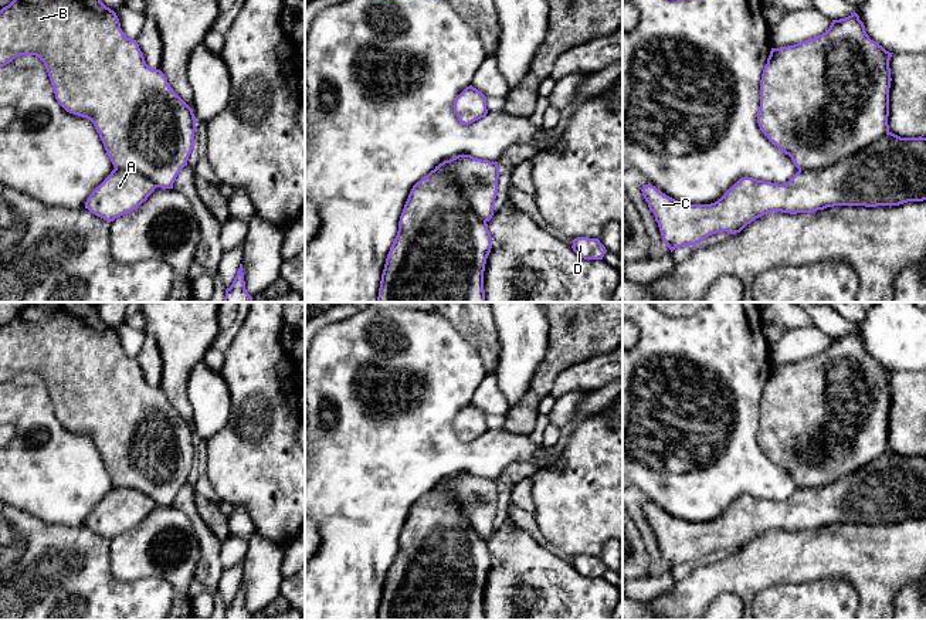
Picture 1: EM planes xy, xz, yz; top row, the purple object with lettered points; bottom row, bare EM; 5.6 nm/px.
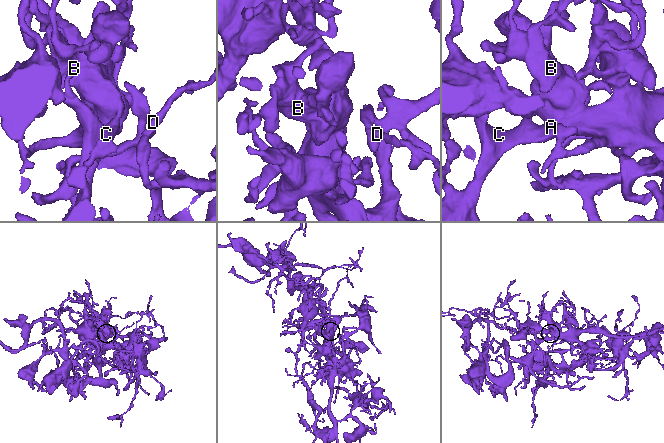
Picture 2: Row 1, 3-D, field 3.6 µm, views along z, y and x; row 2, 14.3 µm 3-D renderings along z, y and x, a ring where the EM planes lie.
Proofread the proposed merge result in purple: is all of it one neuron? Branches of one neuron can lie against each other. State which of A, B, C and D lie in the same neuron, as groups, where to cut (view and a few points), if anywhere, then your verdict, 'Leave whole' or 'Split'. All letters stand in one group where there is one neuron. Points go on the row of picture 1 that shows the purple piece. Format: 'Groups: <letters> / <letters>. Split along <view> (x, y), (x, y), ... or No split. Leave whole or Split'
Groups: A B C D. No split. Leave whole

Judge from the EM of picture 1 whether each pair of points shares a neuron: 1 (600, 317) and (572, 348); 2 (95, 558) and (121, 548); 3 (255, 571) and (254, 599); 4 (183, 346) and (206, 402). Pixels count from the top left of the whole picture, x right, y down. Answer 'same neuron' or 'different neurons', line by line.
1: same neuron
2: different neurons
3: same neuron
4: different neurons

